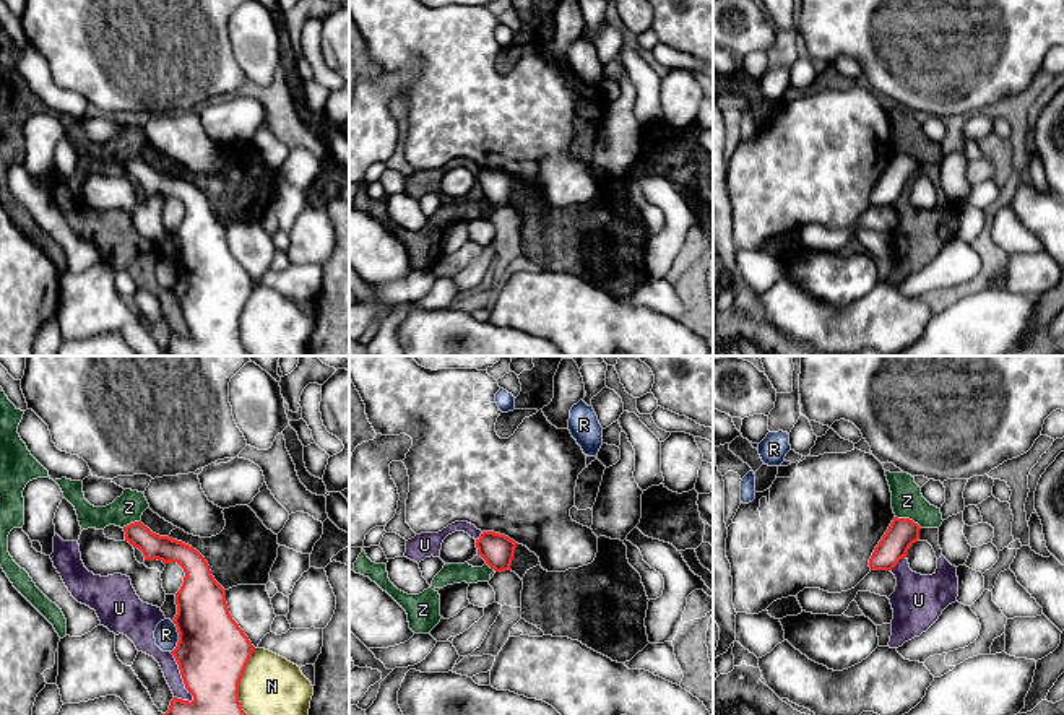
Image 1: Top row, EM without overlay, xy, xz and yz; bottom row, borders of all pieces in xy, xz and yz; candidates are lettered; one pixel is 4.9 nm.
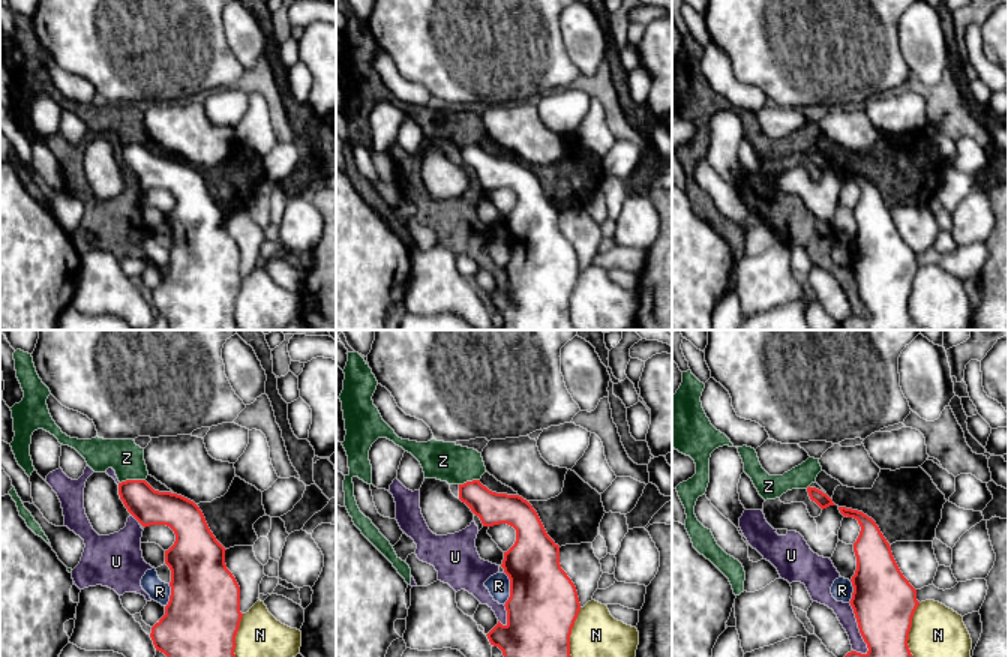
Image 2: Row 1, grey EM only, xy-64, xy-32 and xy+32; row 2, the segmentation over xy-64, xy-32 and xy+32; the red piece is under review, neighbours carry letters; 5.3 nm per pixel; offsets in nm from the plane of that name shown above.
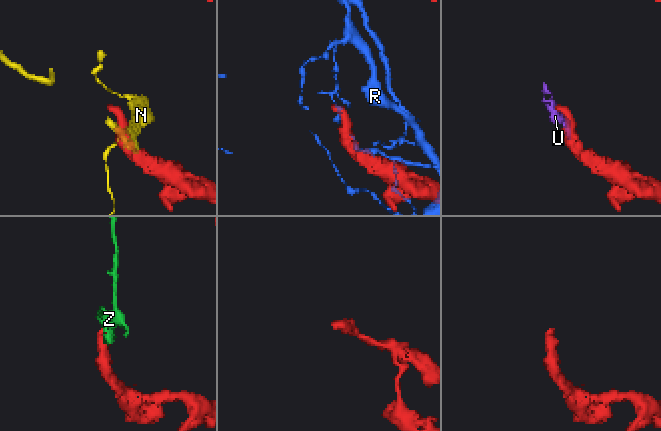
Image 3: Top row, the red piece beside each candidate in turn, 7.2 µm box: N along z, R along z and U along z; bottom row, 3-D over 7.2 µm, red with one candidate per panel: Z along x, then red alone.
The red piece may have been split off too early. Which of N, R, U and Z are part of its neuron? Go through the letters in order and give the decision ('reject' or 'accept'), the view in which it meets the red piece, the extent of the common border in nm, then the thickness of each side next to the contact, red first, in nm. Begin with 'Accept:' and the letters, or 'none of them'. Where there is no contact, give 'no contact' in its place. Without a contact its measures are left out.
Accept: none of them
N: reject; meets red in xy; contact 340 nm long; 360 nm thick on the red side, 280 nm on the other
R: reject; meets red in xy; contact 160 nm long; 360 nm thick on the red side, 120 nm on the other
U: reject; meets red in xy; contact 280 nm long; 360 nm thick on the red side, 90 nm on the other
Z: reject; meets red in yz; contact 150 nm long; 150 nm thick on the red side, 160 nm on the other

